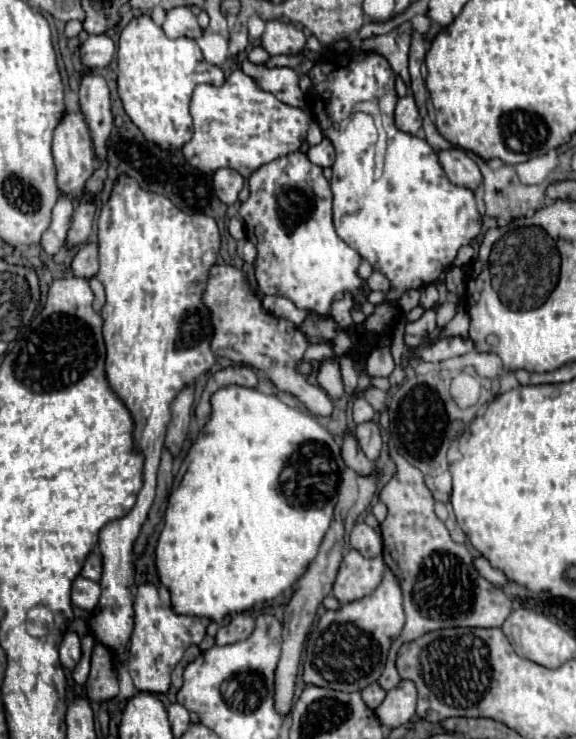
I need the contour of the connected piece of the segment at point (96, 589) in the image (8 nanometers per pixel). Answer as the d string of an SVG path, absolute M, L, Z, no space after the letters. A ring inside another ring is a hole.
M76 578L74 586L72 586L72 602L74 606L92 612L98 606L100 600L100 584L92 582L88 578Z

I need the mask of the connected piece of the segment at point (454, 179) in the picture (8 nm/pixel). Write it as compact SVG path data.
M452 148L452 150L440 152L440 164L452 184L470 188L472 192L478 190L482 182L482 174L478 170L478 164L464 150Z

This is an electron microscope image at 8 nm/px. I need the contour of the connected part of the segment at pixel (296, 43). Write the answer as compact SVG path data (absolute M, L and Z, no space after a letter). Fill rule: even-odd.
M270 20L262 34L262 48L270 54L300 54L306 44L306 34L282 20Z

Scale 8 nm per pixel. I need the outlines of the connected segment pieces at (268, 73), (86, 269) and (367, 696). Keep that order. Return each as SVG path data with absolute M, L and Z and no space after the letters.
M244 60L240 68L244 74L256 78L260 88L272 92L282 102L290 106L298 106L298 108L308 106L307 96L298 86L300 76L292 68L266 68L266 66L252 64L250 60Z
M94 242L82 246L74 256L70 268L74 276L82 276L86 280L94 278L98 274L98 246Z
M374 682L362 690L362 698L368 704L368 708L372 708L372 710L378 708L378 704L384 700L384 696L386 696L386 692L382 690L382 686L378 682Z

